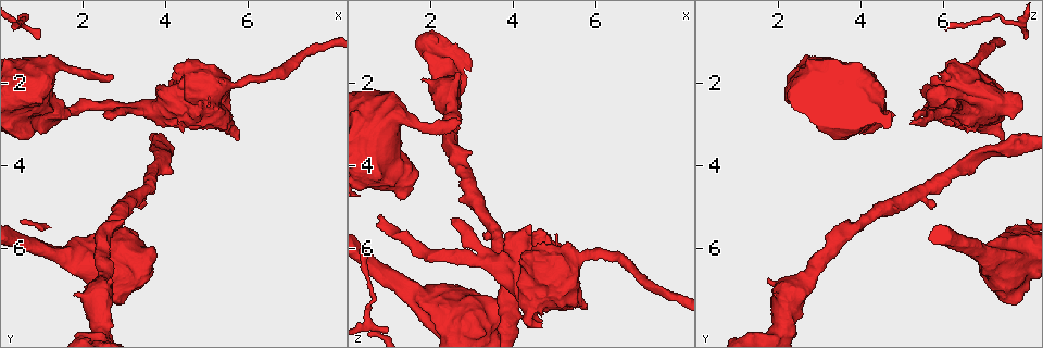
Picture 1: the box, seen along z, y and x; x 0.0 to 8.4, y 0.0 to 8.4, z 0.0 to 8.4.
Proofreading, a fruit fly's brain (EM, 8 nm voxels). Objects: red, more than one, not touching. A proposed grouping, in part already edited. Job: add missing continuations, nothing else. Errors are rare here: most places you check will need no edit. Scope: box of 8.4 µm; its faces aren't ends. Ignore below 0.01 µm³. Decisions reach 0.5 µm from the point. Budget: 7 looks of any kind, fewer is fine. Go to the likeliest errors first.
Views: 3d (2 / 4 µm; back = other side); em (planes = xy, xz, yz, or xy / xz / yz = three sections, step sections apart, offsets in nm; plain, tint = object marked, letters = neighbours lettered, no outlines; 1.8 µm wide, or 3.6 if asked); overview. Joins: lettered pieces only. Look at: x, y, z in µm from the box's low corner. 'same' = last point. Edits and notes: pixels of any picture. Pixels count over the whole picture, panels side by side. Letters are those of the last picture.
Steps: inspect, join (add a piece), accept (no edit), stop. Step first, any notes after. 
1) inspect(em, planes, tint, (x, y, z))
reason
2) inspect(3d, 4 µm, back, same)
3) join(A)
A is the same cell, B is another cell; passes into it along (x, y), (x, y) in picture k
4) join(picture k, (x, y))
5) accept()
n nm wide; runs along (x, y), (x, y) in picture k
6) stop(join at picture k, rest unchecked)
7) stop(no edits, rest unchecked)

inspect(em, planes, letters, (2.65, 1.80, 3.00))

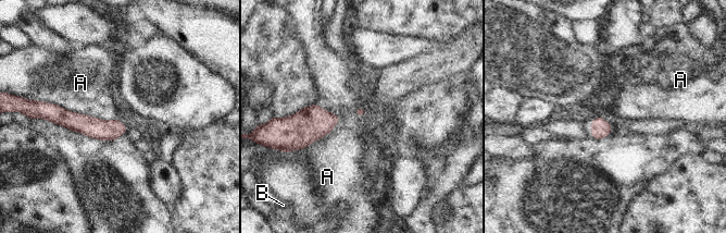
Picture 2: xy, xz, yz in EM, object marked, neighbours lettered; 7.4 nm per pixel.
accept()
A and B are other cells; runs along (53, 112), (100, 130), (123, 130) in picture 2; no lettered piece goes on from it

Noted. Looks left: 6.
inspect(3d, 4 µm, (2.50, 2.80, 5.35))
an open end

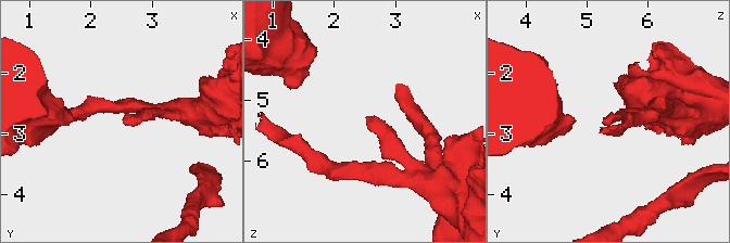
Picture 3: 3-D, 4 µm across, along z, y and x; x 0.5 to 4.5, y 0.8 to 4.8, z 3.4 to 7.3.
inspect(em, yz, step 16, letters, (2.50, 2.75, 5.35))
need the tissue

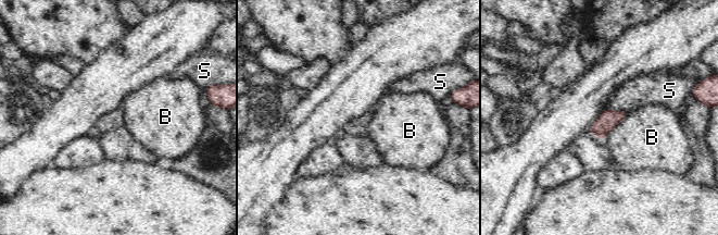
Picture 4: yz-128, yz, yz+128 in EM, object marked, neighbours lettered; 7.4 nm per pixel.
accept()
B and S are other cells; no lettered piece goes on from it

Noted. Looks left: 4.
inspect(3d, 2 µm, (4.25, 4.10, 6.65))

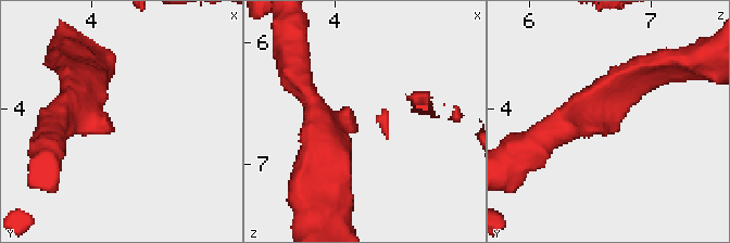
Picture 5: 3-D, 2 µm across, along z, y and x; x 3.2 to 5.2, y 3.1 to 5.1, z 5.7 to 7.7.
inspect(em, xz, step 4, letters, (4.20, 4.16, 6.68))

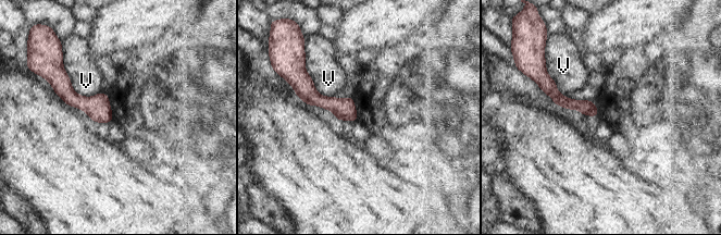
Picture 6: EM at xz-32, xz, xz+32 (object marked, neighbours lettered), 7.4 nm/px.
inspect(em, planes, letters, same)
another direction

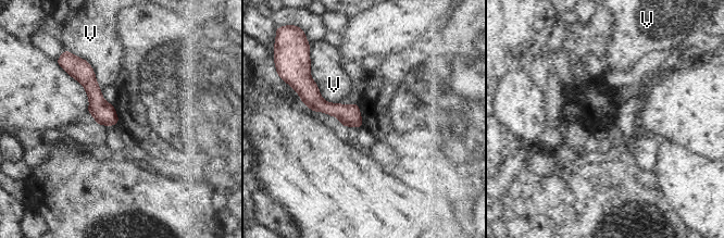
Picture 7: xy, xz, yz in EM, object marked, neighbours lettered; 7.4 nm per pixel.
accept()
V is another cell; runs along (311, 83), (324, 107), (360, 123) in picture 7; no lettered piece goes on from it

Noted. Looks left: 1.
stop(no edits, rest unchecked)

